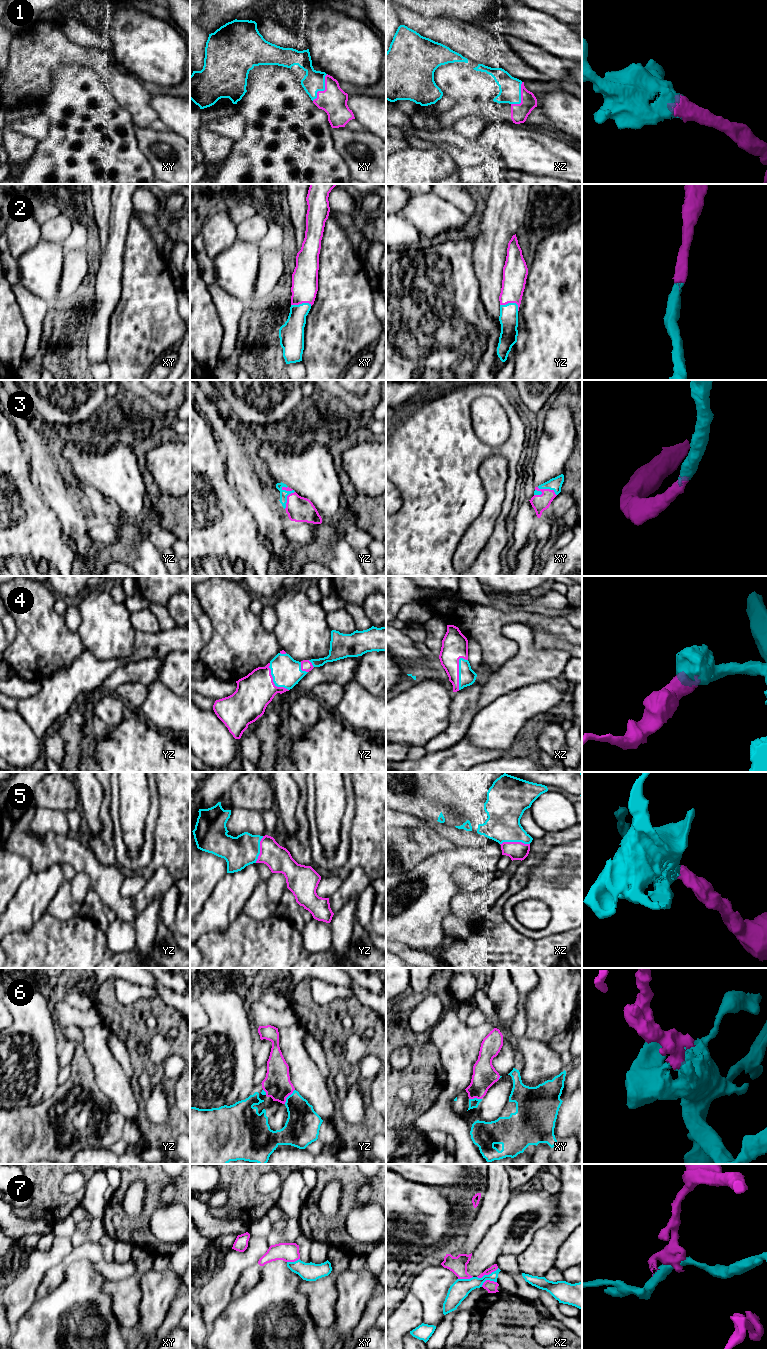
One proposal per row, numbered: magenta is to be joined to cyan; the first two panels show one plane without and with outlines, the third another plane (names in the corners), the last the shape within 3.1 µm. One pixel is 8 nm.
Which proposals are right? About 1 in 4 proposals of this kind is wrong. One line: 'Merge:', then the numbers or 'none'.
Merge: 1, 2, 3, 4, 5, 6

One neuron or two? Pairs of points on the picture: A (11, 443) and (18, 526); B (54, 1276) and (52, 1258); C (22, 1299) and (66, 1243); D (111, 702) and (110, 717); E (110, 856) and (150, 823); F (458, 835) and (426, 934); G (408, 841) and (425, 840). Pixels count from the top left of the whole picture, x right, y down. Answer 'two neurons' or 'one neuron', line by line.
A: one neuron
B: two neurons
C: one neuron
D: one neuron
E: two neurons
F: two neurons
G: one neuron

